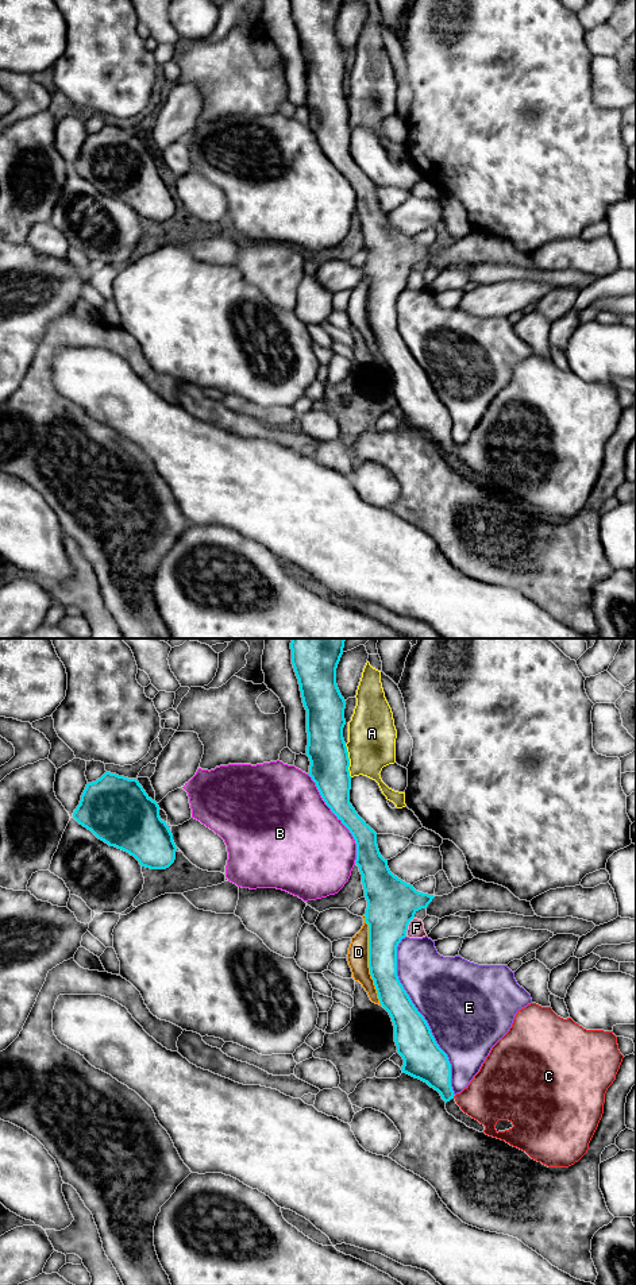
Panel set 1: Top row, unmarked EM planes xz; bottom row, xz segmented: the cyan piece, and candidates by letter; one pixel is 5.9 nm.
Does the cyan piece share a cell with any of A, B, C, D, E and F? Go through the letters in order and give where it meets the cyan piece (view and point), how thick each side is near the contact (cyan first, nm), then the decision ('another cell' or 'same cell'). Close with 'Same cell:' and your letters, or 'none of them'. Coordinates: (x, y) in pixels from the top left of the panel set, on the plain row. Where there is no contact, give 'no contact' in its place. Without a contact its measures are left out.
A: contact xz (349, 112); calibres 240 and 280 nm; another cell
B: contact xz (338, 170); calibres 220 and 500 nm; another cell
C: contact xz (454, 447); calibres 220 and 320 nm; another cell
D: contact xz (369, 312); calibres 240 and 130 nm; same cell
E: contact xz (421, 367); calibres 240 and 480 nm; another cell
F: contact xz (407, 278); calibres 300 and 100 nm; another cell
Same cell: D

